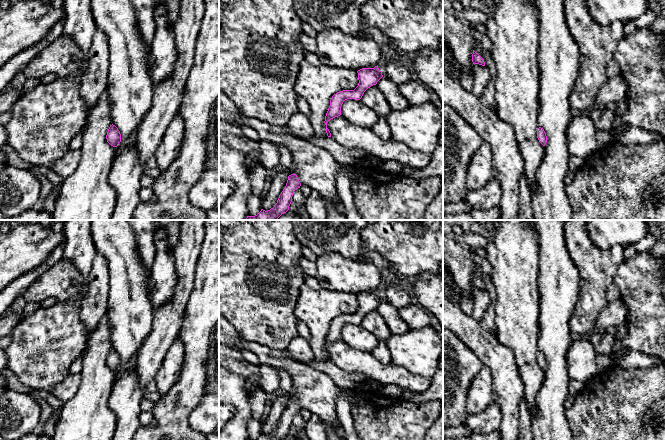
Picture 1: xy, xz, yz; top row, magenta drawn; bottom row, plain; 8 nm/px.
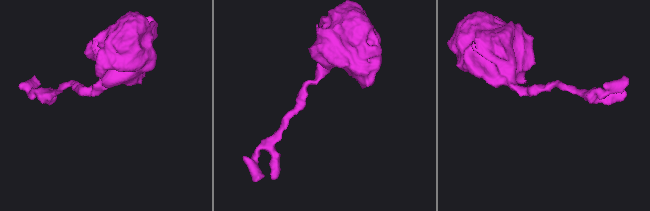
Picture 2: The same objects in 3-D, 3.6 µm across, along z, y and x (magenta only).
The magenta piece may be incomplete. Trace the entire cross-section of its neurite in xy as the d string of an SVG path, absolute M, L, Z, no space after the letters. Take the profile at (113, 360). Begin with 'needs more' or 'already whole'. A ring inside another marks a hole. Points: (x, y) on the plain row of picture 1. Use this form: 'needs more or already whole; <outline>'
already whole; M111 349L108 353L107 359L106 359L107 366L113 370L117 371L118 368L121 366L121 358L118 352L115 349Z

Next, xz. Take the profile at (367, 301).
already whole; M378 289L374 292L362 292L357 295L358 297L358 310L354 314L343 314L334 318L330 324L330 330L325 340L326 357L331 361L331 357L327 352L327 346L331 343L341 339L341 330L347 323L360 324L364 316L383 301L382 296L379 294Z

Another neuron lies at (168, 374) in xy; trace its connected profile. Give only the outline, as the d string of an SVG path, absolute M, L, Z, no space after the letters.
M177 337L167 351L154 379L160 396L165 395L178 380L183 364L183 357L184 346L182 341Z

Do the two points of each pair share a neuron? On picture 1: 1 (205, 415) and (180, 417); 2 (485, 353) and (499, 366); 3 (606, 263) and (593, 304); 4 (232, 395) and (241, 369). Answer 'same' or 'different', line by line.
1: different
2: same
3: same
4: different

